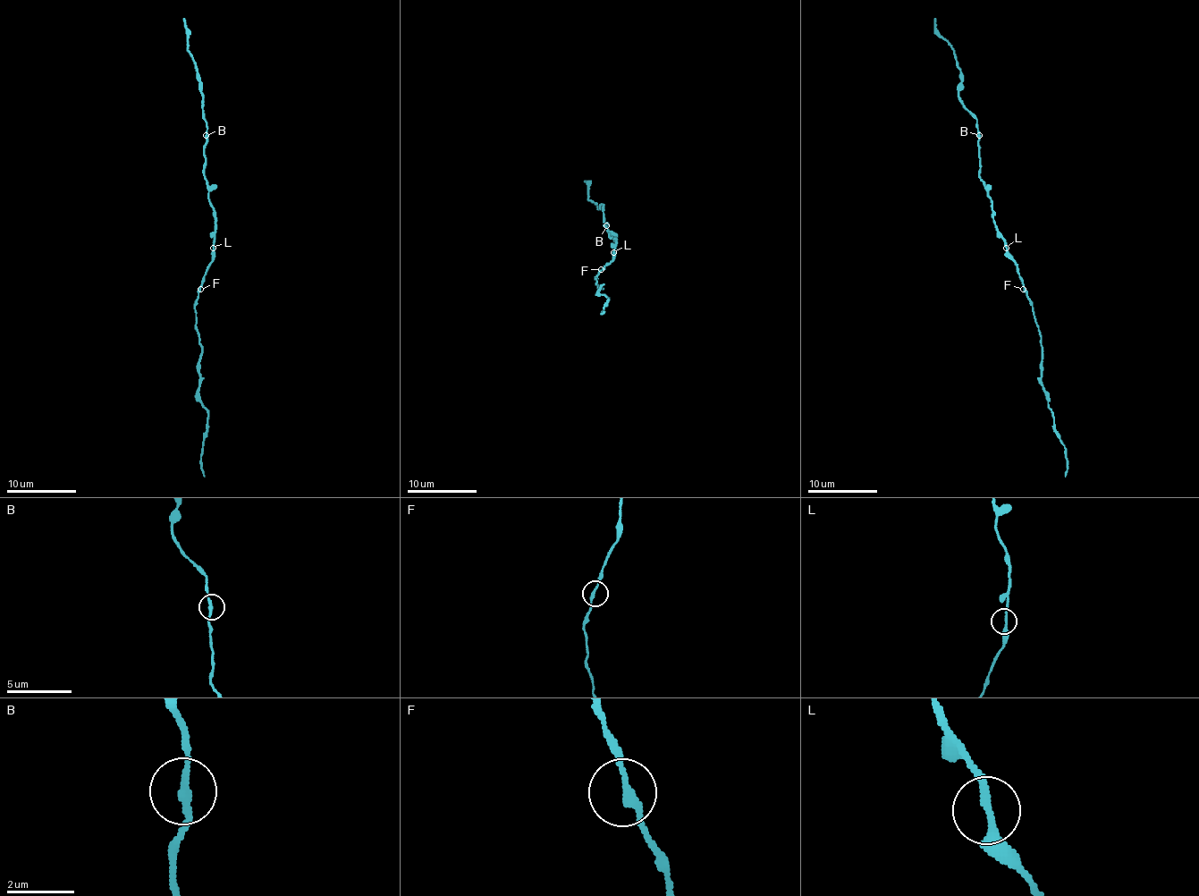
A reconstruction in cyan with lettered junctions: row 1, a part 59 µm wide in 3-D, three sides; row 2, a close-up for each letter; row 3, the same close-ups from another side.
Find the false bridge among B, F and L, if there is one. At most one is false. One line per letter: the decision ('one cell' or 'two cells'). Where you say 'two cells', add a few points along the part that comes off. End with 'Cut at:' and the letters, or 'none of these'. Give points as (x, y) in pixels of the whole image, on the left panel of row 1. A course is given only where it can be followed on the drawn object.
B: one cell
F: one cell
L: one cell
Cut at: none of these

